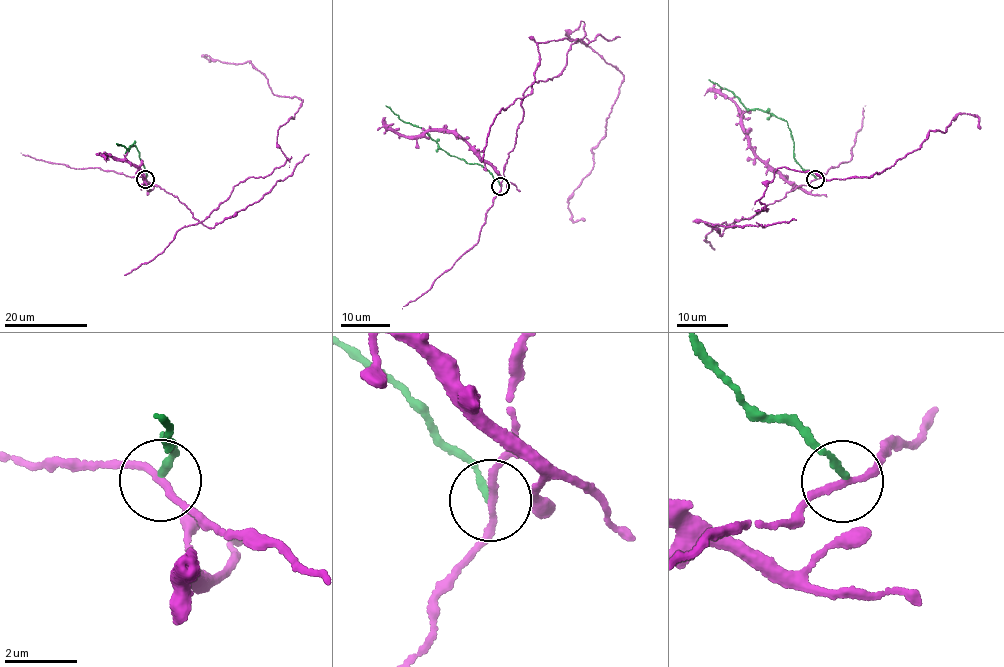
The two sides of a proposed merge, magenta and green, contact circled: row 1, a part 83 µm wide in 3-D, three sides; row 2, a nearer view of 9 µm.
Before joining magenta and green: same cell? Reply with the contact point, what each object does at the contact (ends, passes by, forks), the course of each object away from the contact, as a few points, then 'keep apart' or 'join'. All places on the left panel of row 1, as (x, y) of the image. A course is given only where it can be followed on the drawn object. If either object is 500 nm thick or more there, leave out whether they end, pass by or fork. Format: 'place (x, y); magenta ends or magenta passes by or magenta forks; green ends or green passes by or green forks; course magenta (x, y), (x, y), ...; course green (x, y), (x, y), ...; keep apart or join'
place (145, 179); magenta passes by; green ends; course magenta (145, 178), (199, 222), (290, 158), (277, 133), (303, 101), (273, 94), (248, 60), (203, 56), (210, 62); course green (145, 178), (147, 175), (135, 146), (129, 150), (115, 143); keep apart

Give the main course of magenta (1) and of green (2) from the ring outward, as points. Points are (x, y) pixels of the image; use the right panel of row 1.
1: (816, 178), (731, 226), (768, 211), (756, 210), (778, 168), (866, 178), (956, 115), (979, 129)
2: (816, 178), (795, 159), (794, 141), (786, 121), (760, 109), (748, 109), (729, 91), (709, 79)

